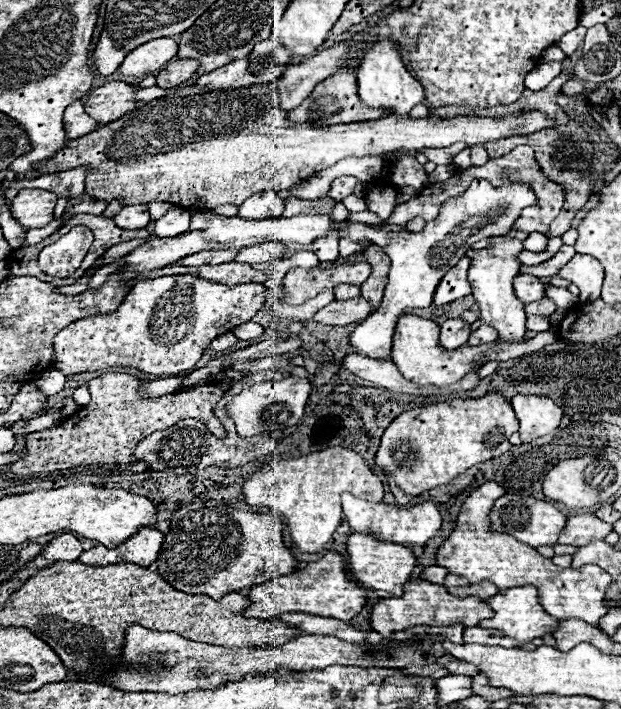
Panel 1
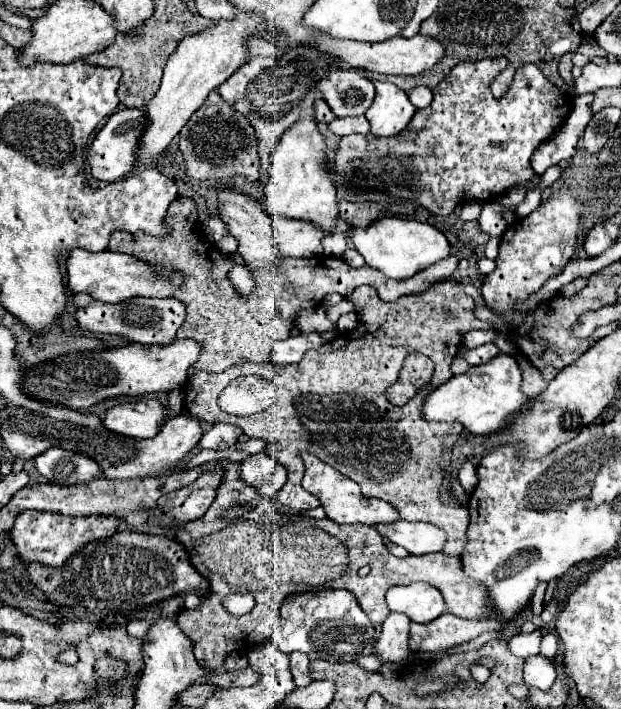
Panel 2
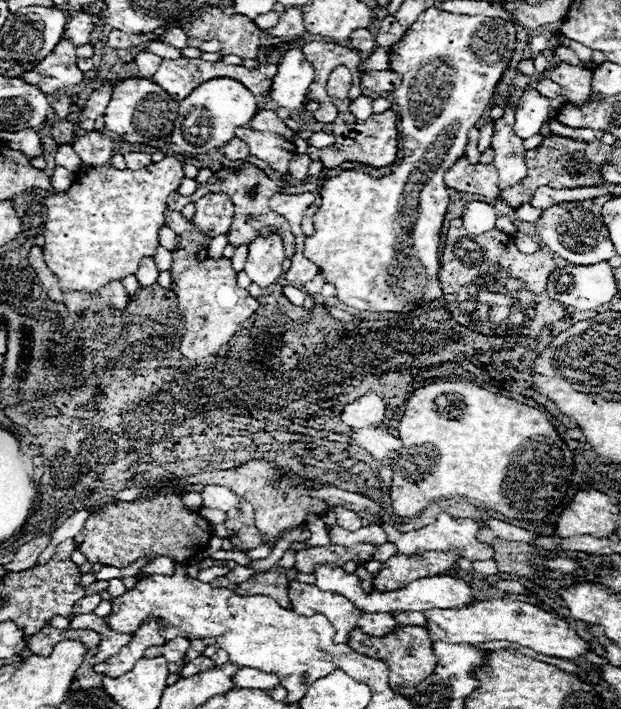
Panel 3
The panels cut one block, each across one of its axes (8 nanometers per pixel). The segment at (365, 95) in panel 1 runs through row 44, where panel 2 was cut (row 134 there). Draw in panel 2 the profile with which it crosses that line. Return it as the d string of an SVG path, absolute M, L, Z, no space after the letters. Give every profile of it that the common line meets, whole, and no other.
M374 82L376 98L364 114L370 122L370 134L396 136L412 120L416 108L400 88L386 82Z

